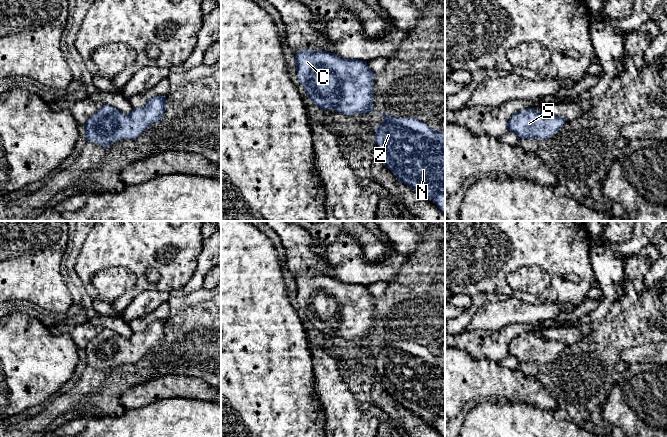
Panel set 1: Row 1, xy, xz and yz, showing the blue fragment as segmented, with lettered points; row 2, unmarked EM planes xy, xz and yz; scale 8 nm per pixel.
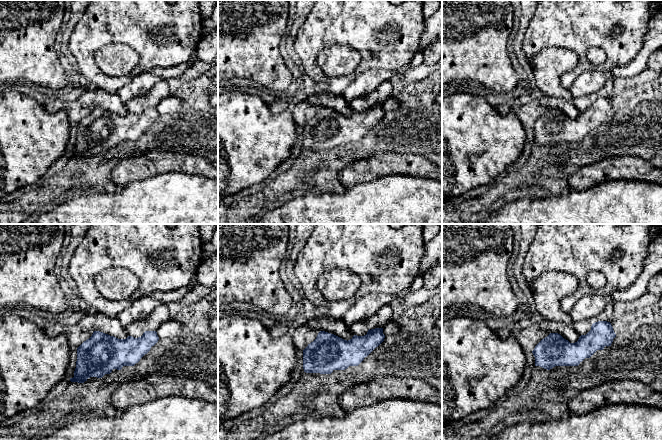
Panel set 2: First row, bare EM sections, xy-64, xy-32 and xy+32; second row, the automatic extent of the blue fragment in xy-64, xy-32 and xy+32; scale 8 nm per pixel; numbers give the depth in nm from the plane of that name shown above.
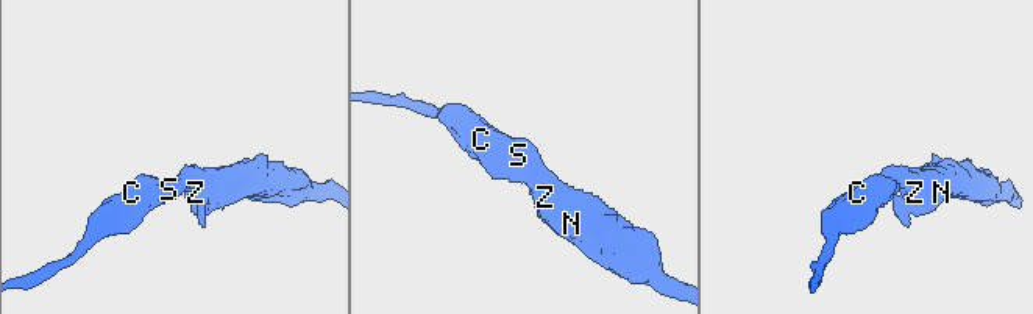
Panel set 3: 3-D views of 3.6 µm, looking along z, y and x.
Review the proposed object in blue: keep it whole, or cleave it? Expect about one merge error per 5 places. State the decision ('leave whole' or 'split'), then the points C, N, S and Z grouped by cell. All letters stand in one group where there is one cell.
leave whole; groups C N S Z

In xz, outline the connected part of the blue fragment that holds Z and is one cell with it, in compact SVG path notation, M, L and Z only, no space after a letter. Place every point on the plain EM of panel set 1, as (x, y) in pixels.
M378 339L384 342L382 349L375 351L375 368L378 369L378 380L399 405L431 423L445 437L445 358L436 355L418 342L397 342L391 339Z

